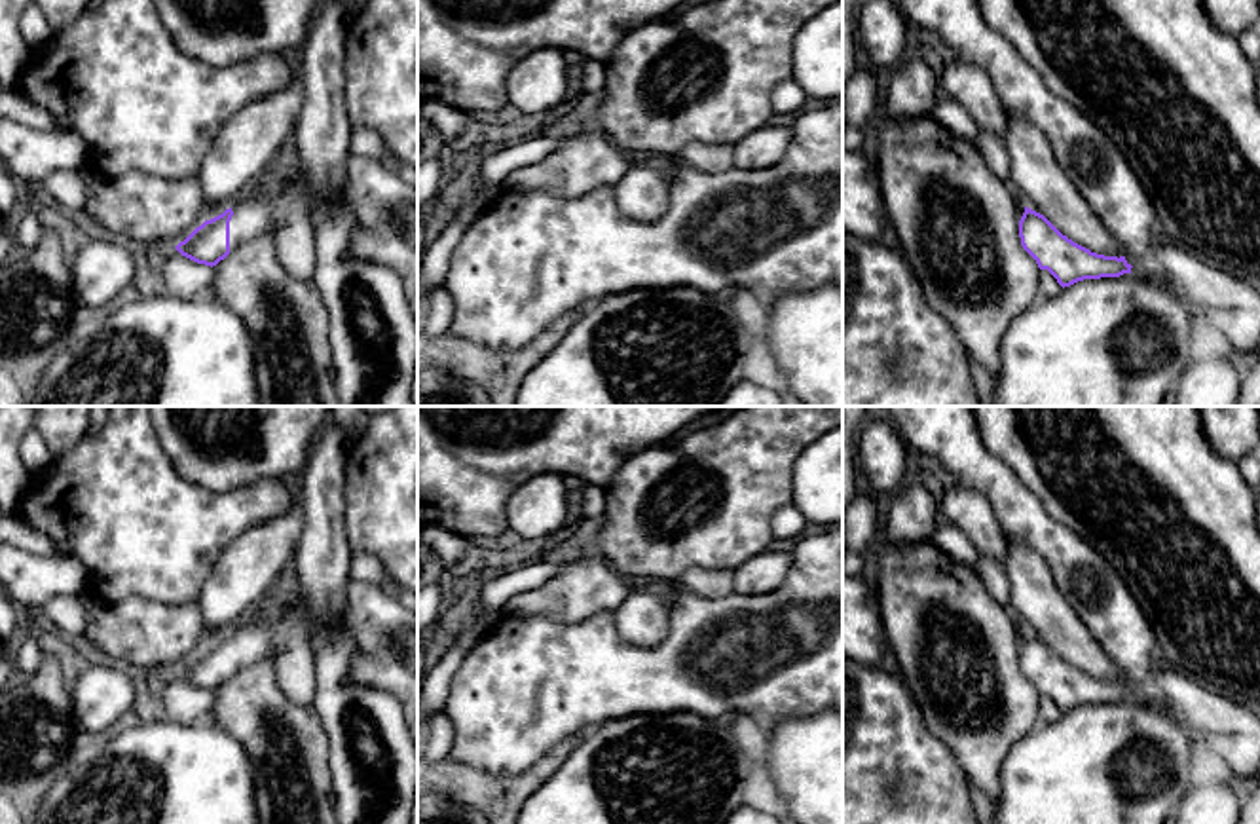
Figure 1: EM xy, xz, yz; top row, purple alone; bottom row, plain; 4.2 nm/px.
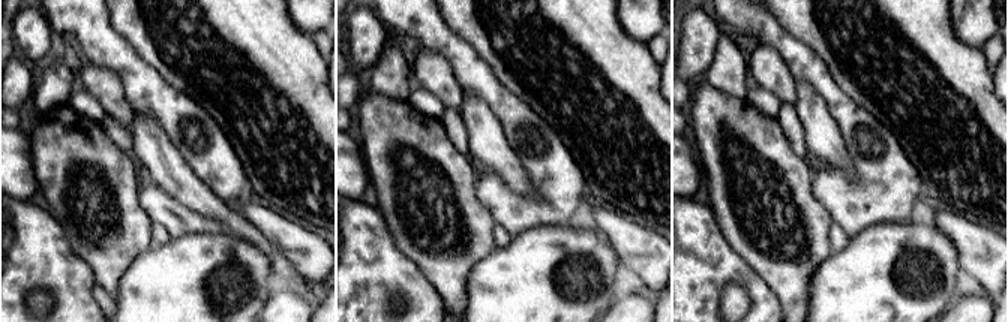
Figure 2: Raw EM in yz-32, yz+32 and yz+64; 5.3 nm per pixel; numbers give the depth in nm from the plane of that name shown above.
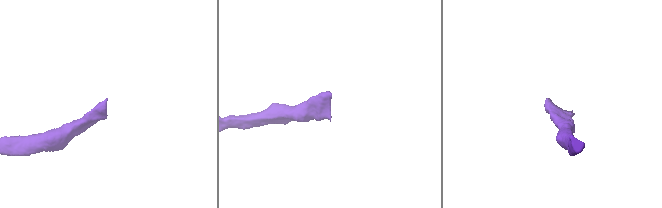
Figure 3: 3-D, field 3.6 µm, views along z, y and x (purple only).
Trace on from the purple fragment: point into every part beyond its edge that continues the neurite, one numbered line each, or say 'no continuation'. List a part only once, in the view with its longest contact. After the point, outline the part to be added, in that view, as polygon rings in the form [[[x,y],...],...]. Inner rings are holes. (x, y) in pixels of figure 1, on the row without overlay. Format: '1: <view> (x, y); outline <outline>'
1: xy (384, 633); outline [[[349,579],[340,609],[311,613],[296,585],[287,581],[243,627],[232,630],[230,676],[254,663],[275,661],[283,646],[283,621],[294,621],[309,640],[317,632],[345,632],[355,649],[355,659],[349,665],[349,684],[391,693],[400,702],[408,731],[417,744],[417,611],[408,609],[387,587]]]

